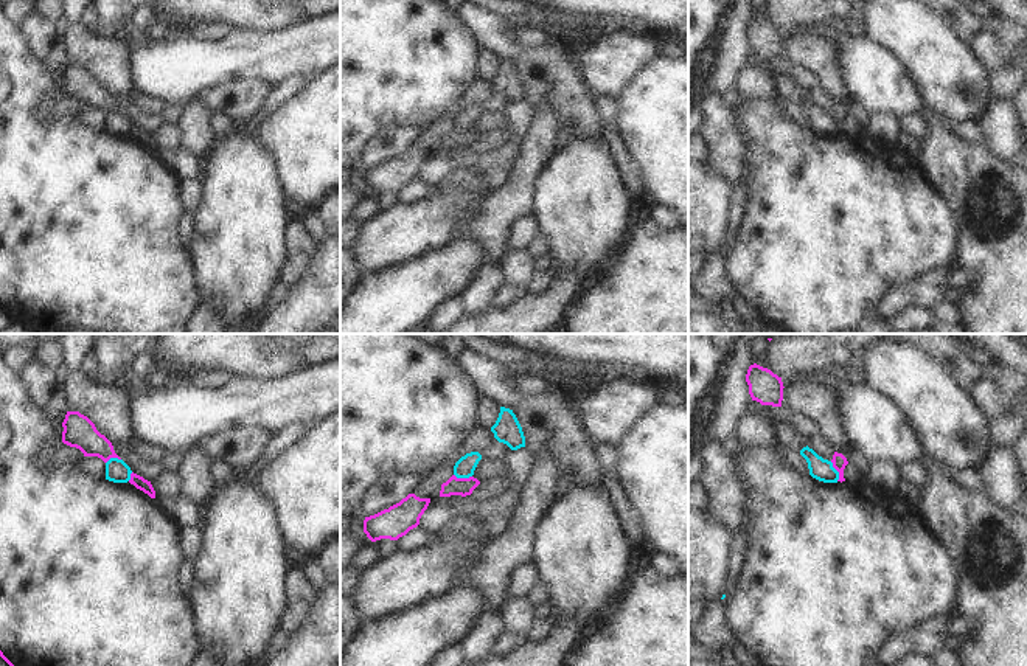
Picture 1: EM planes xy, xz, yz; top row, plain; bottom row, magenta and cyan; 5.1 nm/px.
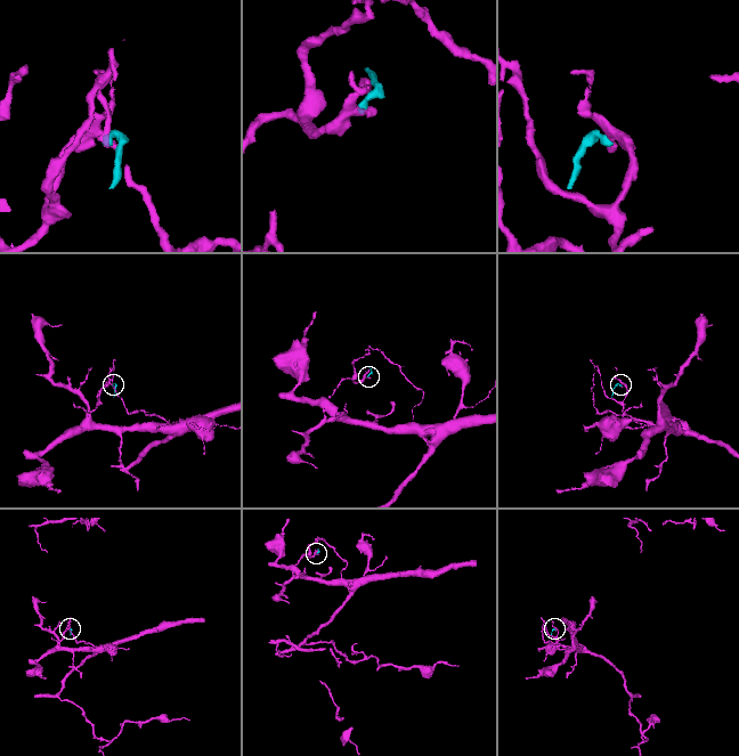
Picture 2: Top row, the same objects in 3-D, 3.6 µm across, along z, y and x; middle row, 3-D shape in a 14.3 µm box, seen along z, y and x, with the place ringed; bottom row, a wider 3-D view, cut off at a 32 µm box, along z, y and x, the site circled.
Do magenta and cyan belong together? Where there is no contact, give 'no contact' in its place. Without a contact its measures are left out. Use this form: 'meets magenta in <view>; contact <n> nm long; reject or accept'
meets magenta in yz; contact 110 nm long; reject

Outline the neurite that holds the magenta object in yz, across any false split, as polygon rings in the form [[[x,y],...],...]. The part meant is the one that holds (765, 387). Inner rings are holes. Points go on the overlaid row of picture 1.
[[[754,363],[747,369],[746,382],[752,401],[760,402],[761,405],[782,407],[785,387],[782,377],[771,369]]]

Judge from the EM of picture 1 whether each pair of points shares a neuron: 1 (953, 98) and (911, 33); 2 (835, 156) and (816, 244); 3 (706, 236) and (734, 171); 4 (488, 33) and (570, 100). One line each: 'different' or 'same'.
1: same
2: same
3: different
4: same

